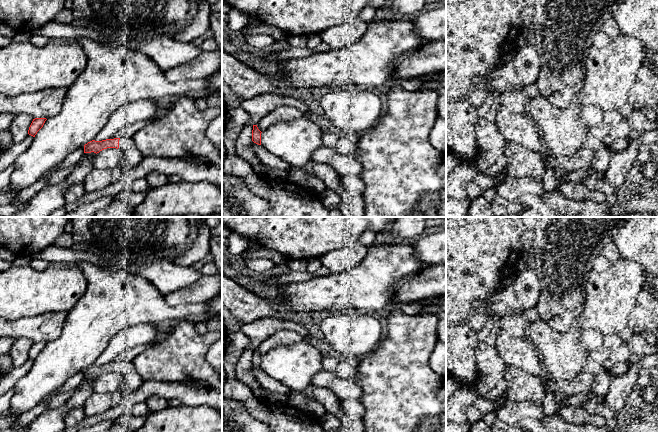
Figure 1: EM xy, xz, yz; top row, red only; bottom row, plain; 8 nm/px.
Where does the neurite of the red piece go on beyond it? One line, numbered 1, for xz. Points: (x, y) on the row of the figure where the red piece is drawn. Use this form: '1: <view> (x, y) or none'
1: none

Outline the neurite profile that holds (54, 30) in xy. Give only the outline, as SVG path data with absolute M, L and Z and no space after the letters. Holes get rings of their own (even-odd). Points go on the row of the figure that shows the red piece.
M50 21L44 26L35 29L32 34L38 34L50 39L75 39L78 37L86 37L97 43L106 43L102 33L98 29L89 27L77 27L73 24L63 24L56 21Z

